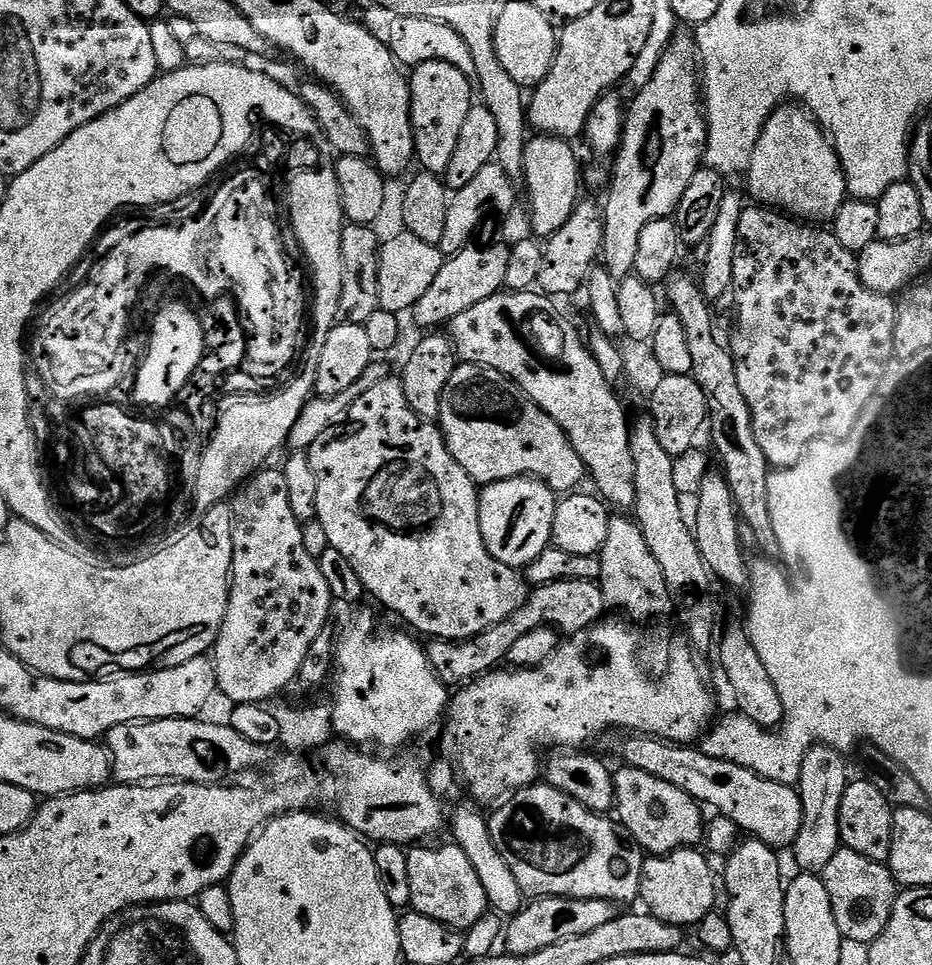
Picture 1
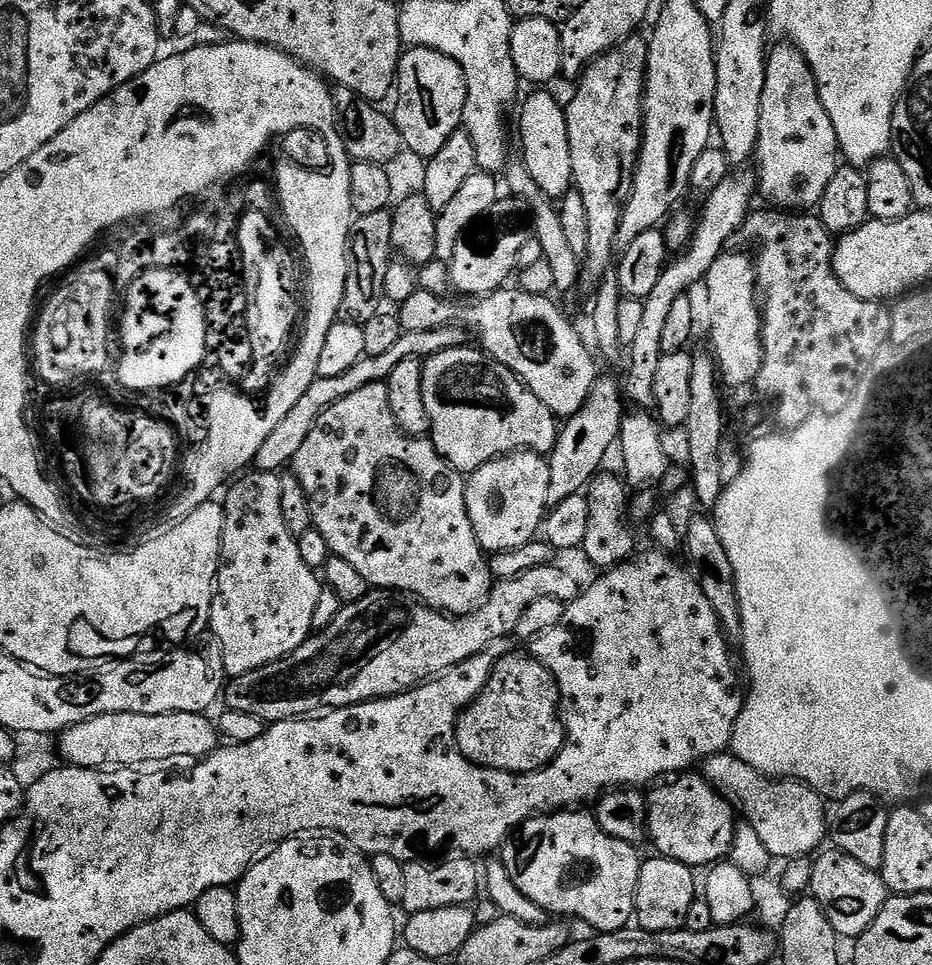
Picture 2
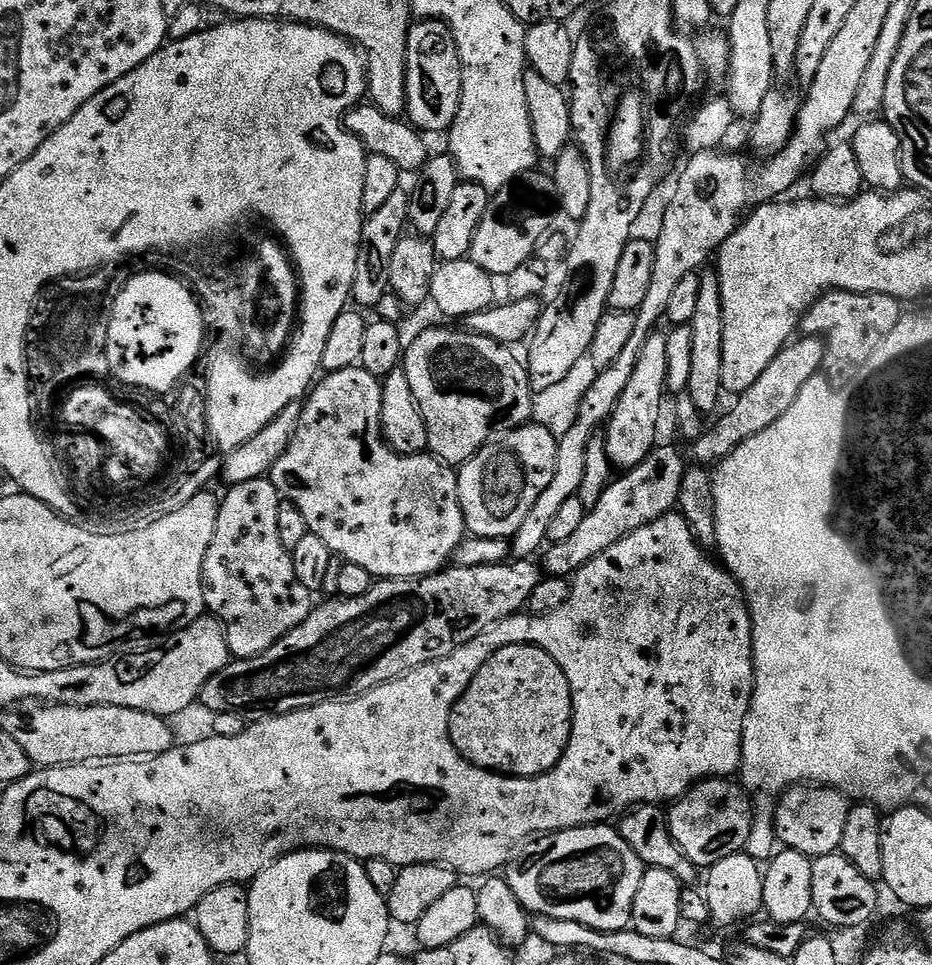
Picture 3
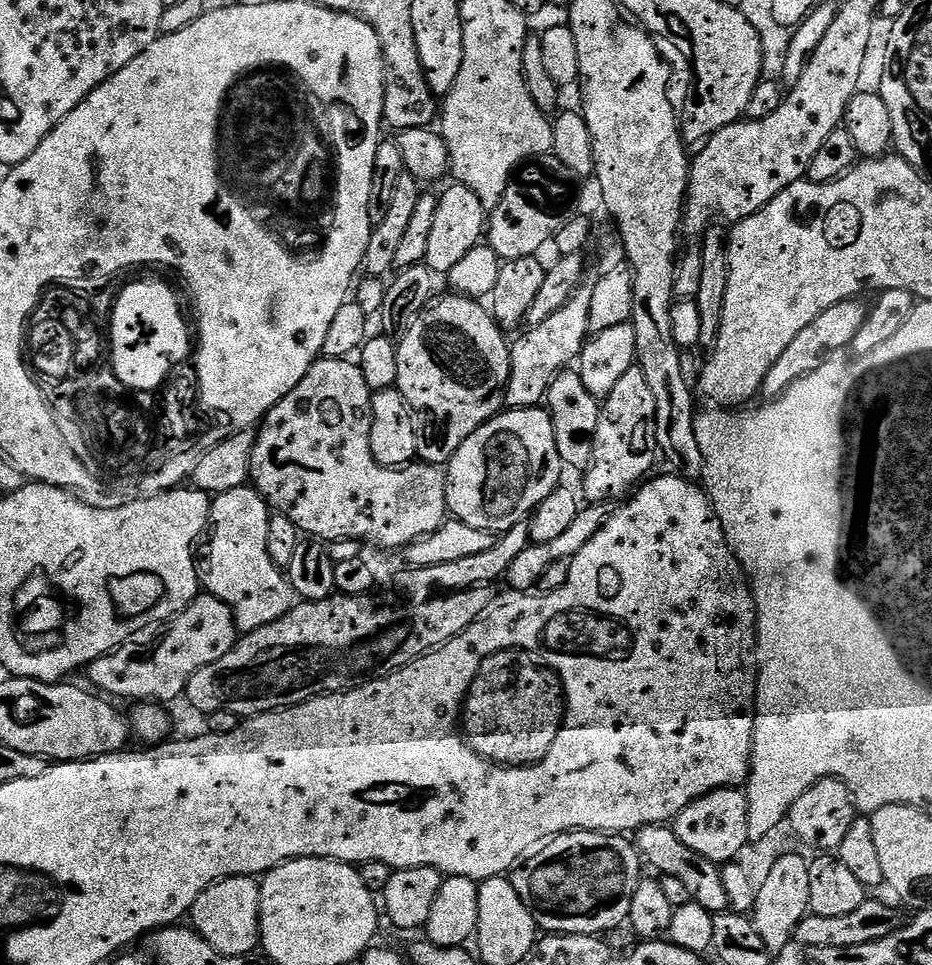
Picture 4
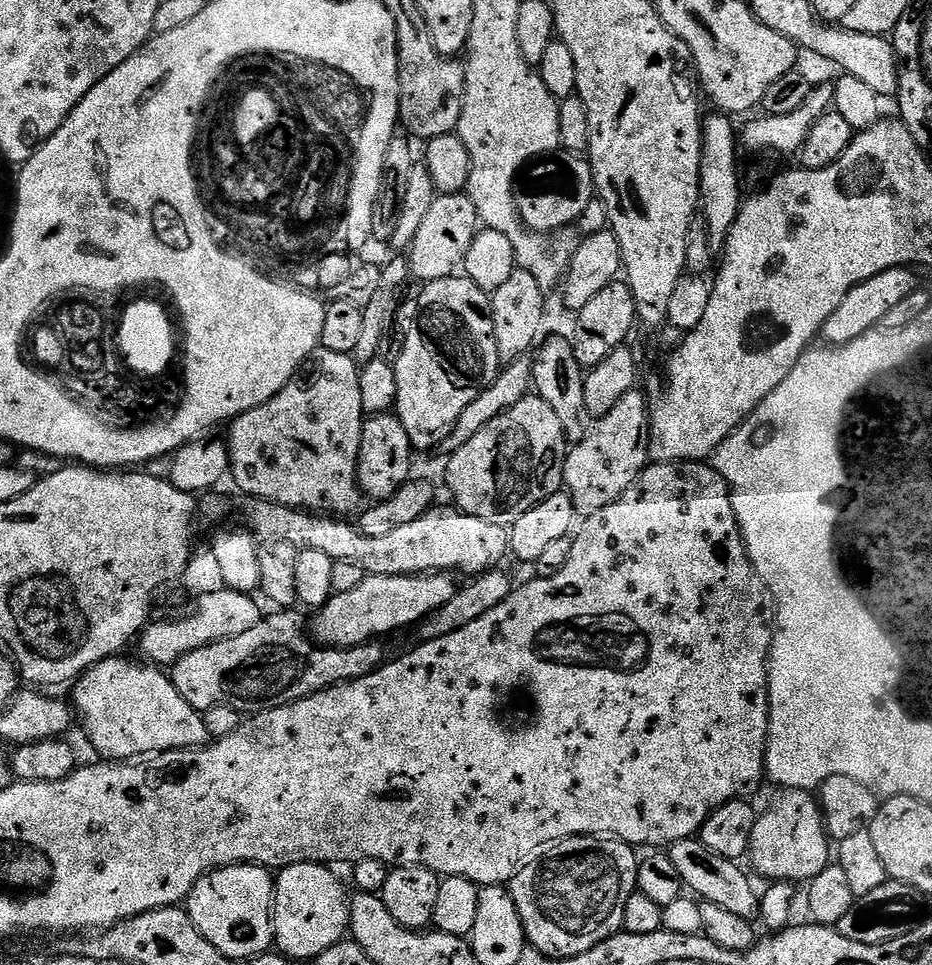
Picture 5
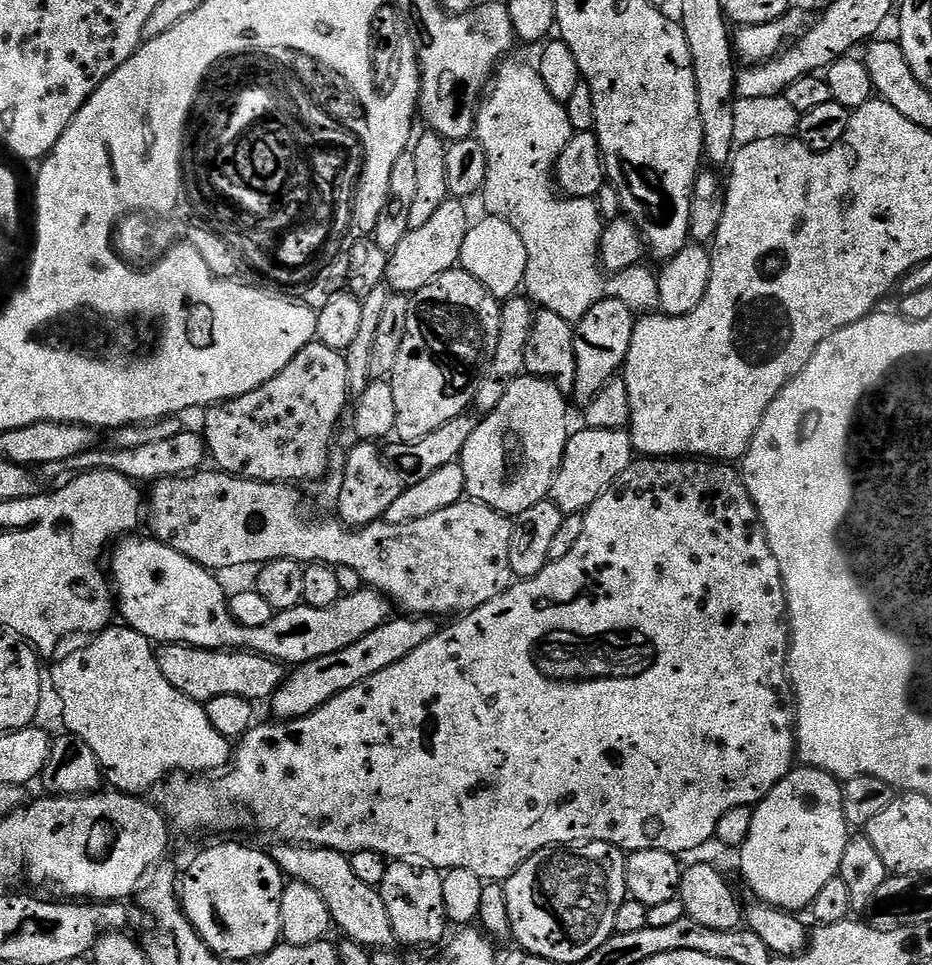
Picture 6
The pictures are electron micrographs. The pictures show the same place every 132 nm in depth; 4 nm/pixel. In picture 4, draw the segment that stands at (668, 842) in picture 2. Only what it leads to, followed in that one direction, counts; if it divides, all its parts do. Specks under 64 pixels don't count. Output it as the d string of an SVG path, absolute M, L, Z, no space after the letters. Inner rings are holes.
M719 788L686 806L677 814L674 831L682 842L682 846L690 846L694 854L702 854L702 858L710 858L717 866L724 866L735 861L749 842L750 814L748 798L740 788Z

